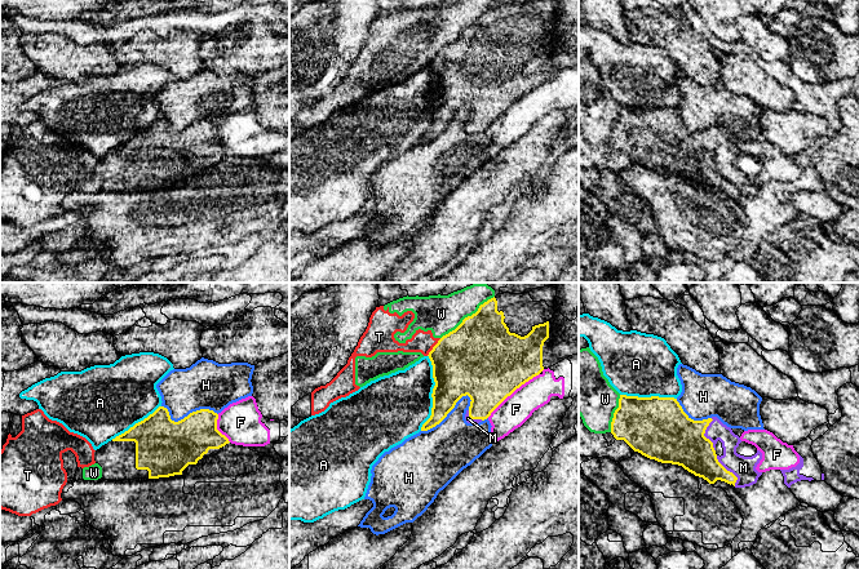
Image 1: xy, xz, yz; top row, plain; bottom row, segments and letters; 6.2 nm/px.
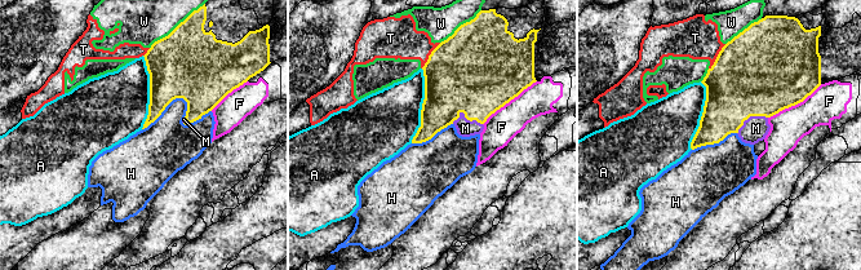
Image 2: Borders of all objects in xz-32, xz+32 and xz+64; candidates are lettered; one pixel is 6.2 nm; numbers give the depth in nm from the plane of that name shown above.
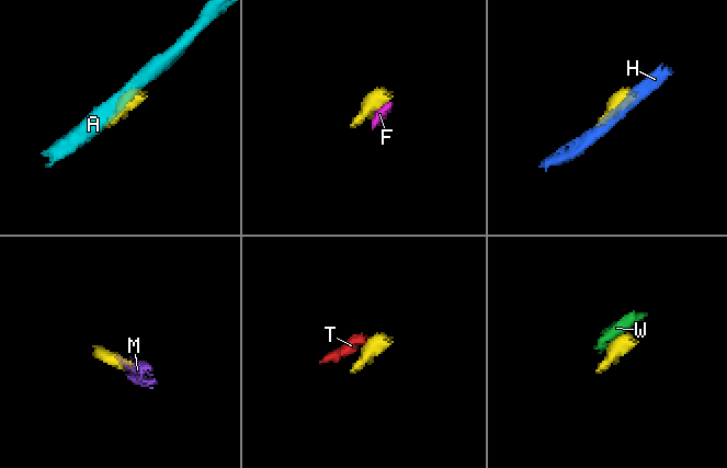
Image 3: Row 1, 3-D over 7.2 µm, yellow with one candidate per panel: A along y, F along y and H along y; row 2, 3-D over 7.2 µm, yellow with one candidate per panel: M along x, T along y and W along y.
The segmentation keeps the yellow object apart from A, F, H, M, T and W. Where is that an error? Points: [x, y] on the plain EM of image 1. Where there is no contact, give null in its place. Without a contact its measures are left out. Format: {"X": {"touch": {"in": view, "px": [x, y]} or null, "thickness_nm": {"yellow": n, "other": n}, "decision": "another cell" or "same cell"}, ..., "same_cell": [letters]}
{"A": {"touch": {"in": "xz", "px": [433, 103]}, "thickness_nm": {"yellow": 380, "other": 400}, "decision": "another cell"}, "F": {"touch": {"in": "xz", "px": [513, 102]}, "thickness_nm": {"yellow": 480, "other": 190}, "decision": "another cell"}, "H": {"touch": {"in": "xz", "px": [447, 124]}, "thickness_nm": {"yellow": 280, "other": 320}, "decision": "another cell"}, "M": {"touch": {"in": "yz", "px": [703, 146]}, "thickness_nm": {"yellow": 360, "other": 120}, "decision": "same cell"}, "T": {"touch": {"in": "xz", "px": [433, 58]}, "thickness_nm": {"yellow": 440, "other": 130}, "decision": "another cell"}, "W": {"touch": {"in": "xz", "px": [468, 27]}, "thickness_nm": {"yellow": 460, "other": 240}, "decision": "another cell"}, "same_cell": ["M"]}

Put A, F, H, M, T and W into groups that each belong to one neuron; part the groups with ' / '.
A / F / H / M / T W

